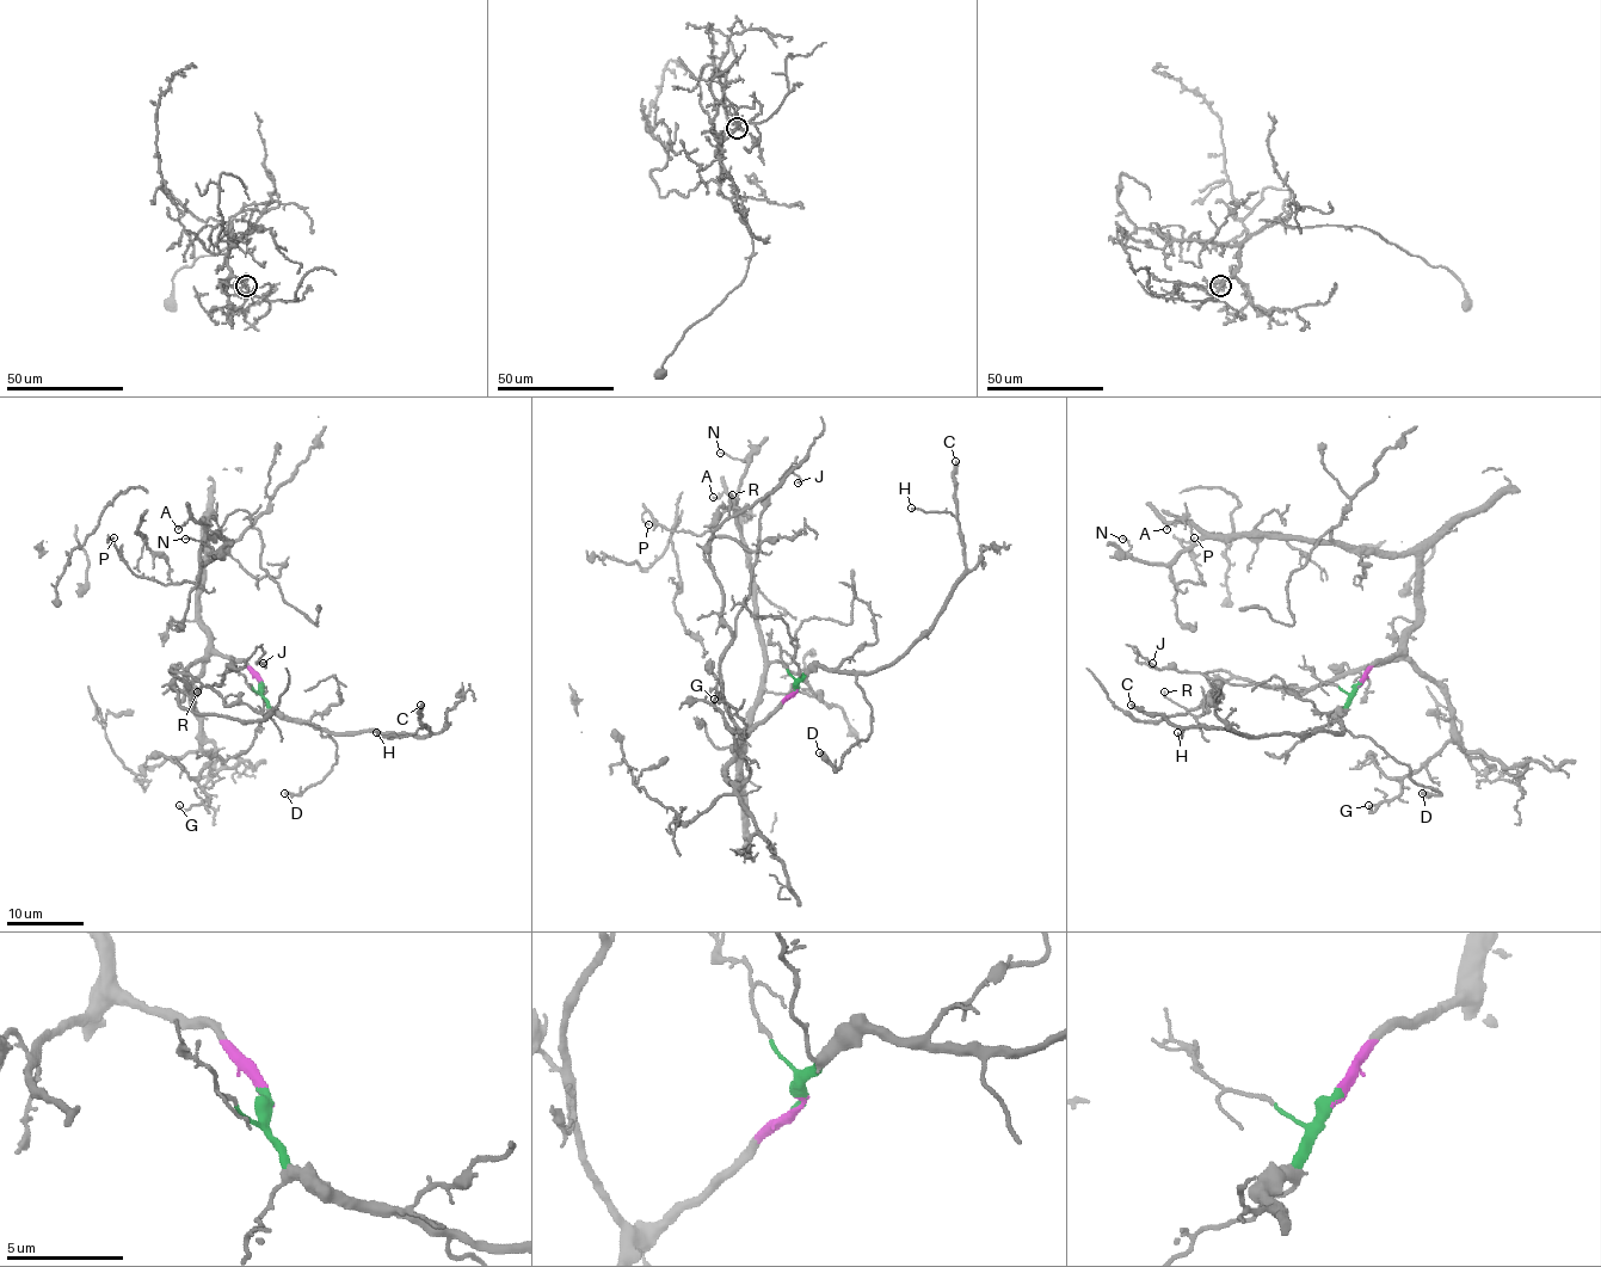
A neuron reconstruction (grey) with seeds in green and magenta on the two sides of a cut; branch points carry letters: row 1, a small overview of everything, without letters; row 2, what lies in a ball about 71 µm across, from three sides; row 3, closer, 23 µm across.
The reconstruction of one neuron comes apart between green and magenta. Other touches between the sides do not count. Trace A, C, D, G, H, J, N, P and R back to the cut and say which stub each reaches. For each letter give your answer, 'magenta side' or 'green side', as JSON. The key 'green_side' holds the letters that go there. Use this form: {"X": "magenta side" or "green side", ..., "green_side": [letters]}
{"A": "magenta side", "C": "green side", "D": "green side", "G": "magenta side", "H": "green side", "J": "magenta side", "N": "magenta side", "P": "magenta side", "R": "magenta side", "green_side": ["C", "D", "H"]}

